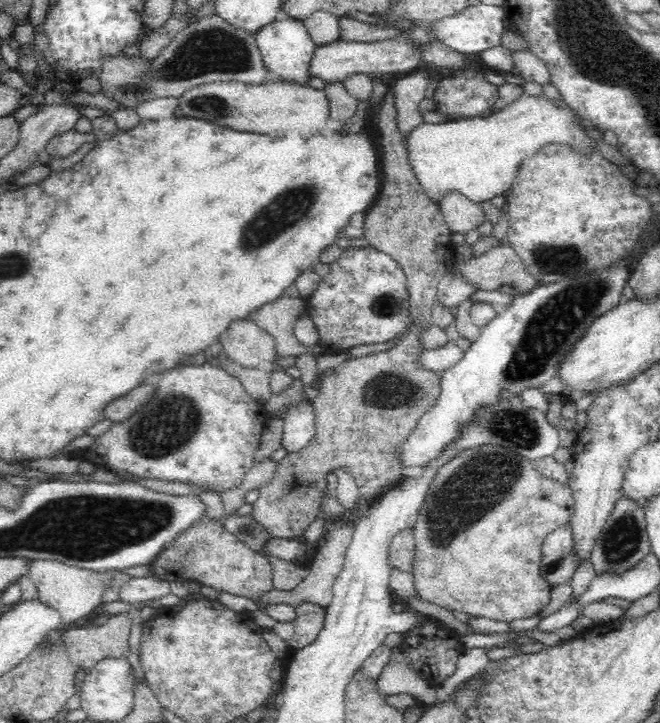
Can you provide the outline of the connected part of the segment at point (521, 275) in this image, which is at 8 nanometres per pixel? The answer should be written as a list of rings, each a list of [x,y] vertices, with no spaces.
[[[504,243],[490,248],[466,264],[468,281],[475,281],[481,290],[499,290],[512,294],[530,290],[538,281],[523,266],[518,253]]]

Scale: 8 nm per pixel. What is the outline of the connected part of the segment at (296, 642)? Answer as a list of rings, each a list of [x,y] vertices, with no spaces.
[[[303,603],[293,608],[294,619],[290,622],[294,627],[294,634],[286,640],[288,652],[298,652],[302,648],[312,645],[322,631],[325,620],[324,608],[312,603]]]

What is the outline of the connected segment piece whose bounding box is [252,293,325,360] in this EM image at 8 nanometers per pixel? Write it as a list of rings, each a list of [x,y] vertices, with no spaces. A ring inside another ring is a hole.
[[[280,294],[278,298],[262,304],[254,311],[252,317],[256,317],[258,323],[270,328],[276,336],[276,352],[279,356],[292,360],[298,355],[308,355],[314,358],[323,354],[325,348],[319,343],[304,344],[295,335],[294,323],[298,316],[306,311],[306,302],[301,297],[294,298]]]

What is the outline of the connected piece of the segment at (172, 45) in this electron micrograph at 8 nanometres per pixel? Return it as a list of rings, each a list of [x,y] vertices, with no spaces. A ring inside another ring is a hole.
[[[220,12],[206,16],[194,17],[187,25],[183,25],[174,36],[170,38],[168,44],[164,44],[155,56],[142,60],[142,68],[138,68],[134,80],[128,80],[126,84],[112,84],[110,88],[100,88],[112,102],[123,108],[136,109],[139,104],[150,99],[162,97],[182,96],[183,92],[194,88],[196,84],[204,84],[210,80],[244,80],[253,82],[268,81],[275,78],[275,74],[269,70],[269,65],[262,58],[255,33],[245,28],[245,25],[234,24],[222,16]]]

